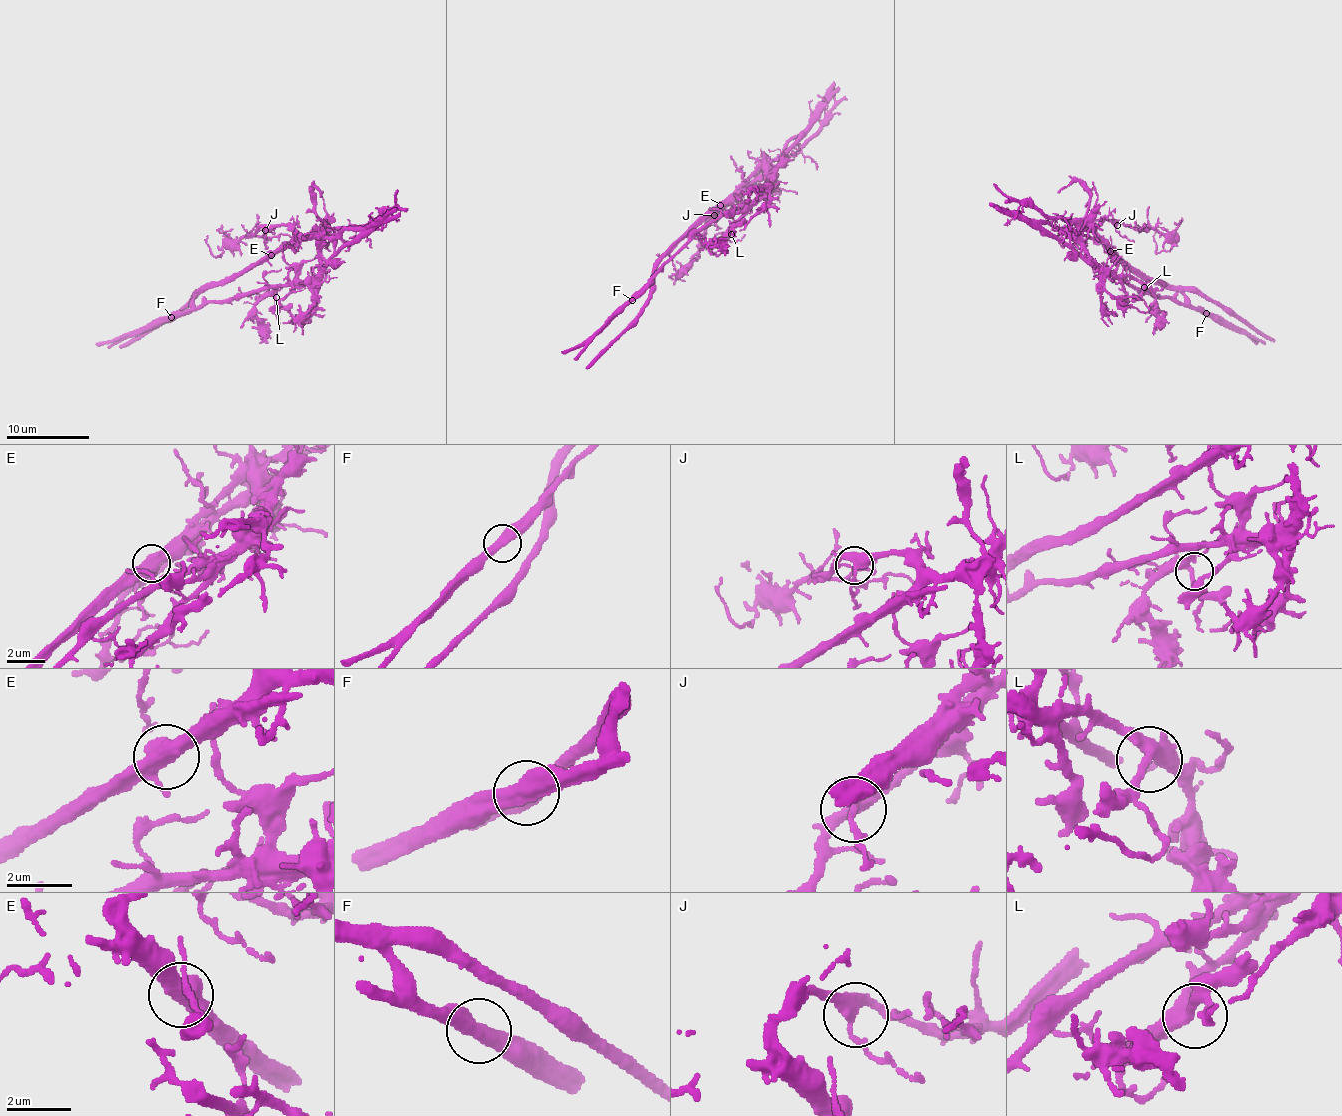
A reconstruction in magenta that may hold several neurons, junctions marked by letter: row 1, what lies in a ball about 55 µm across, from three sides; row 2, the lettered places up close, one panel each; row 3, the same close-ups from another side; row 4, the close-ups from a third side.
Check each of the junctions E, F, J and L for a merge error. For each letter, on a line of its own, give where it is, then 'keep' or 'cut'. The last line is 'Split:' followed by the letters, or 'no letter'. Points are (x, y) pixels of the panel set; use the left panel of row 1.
E: place (271, 255); cut
F: place (171, 317); cut
J: place (265, 230); keep
L: place (276, 297); keep
Split: E, F

